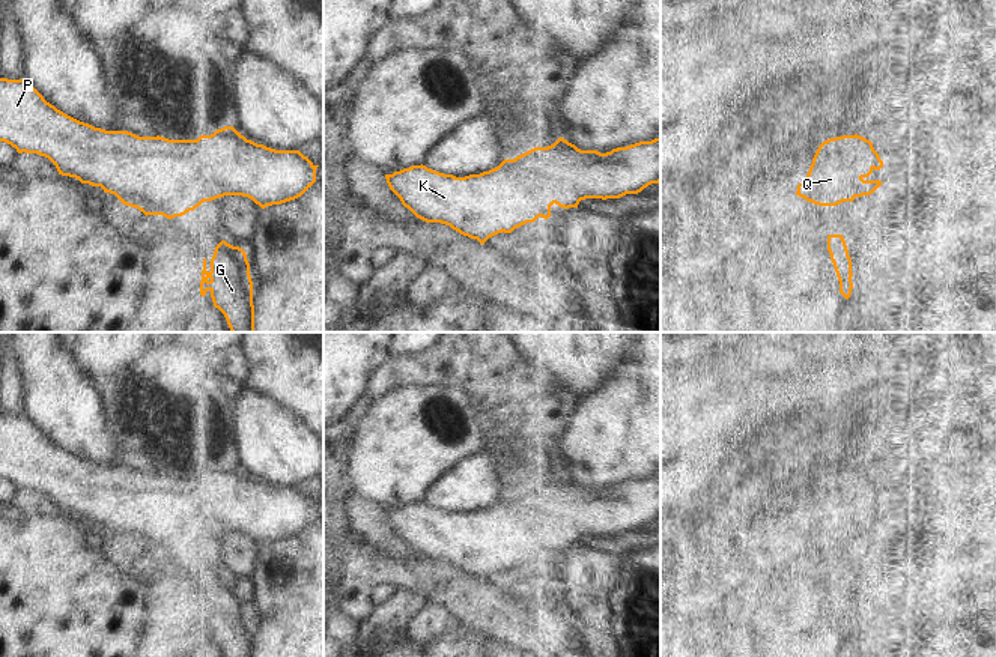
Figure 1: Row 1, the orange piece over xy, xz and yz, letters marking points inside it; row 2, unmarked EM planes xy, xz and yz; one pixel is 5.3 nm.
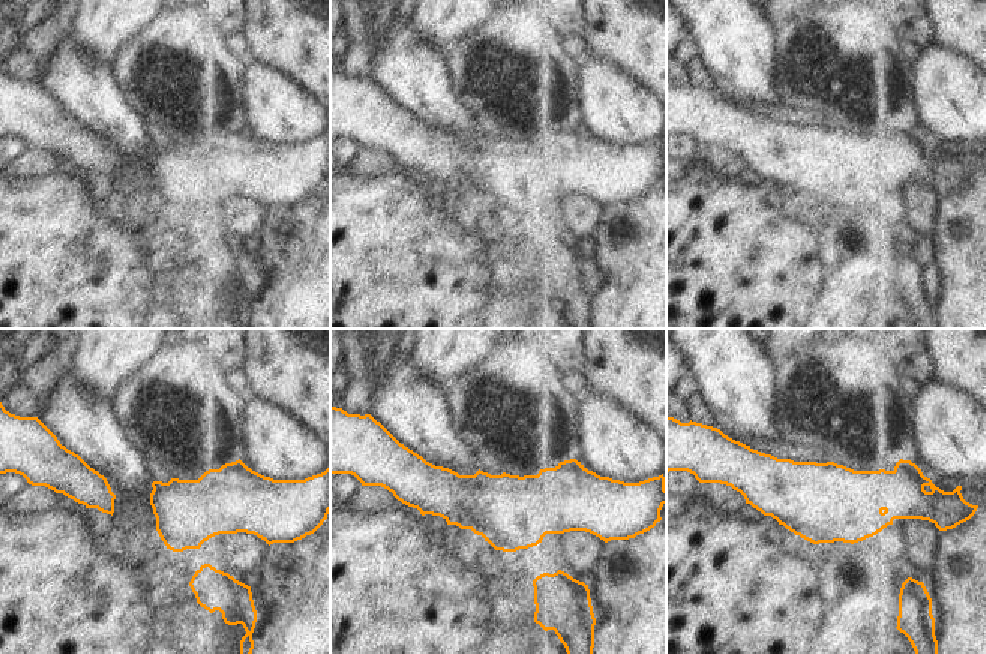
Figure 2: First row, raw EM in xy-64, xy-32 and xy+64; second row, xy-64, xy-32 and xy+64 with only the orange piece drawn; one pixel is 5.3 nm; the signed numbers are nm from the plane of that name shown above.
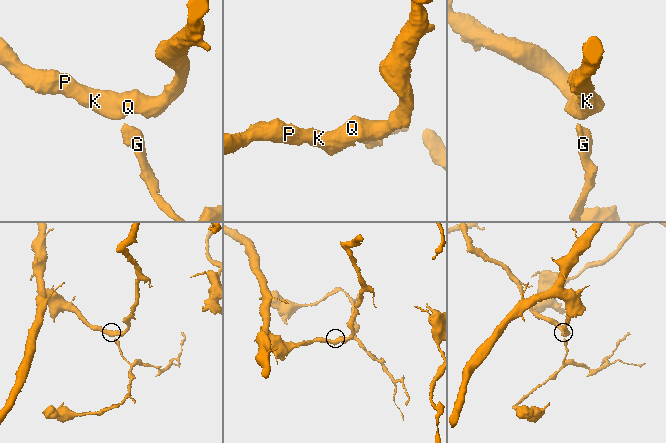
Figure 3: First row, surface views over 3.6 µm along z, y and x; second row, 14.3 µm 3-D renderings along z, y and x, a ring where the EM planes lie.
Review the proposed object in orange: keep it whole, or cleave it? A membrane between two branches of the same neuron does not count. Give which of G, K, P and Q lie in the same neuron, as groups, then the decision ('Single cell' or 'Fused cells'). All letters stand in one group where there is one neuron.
Groups: G K P Q. Single cell

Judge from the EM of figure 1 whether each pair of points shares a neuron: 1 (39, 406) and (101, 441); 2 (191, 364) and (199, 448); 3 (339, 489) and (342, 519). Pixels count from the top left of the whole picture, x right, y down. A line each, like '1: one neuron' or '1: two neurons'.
1: one neuron
2: one neuron
3: one neuron

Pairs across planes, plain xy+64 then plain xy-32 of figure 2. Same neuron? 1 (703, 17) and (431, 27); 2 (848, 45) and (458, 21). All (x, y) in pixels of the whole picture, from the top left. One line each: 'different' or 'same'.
1: different
2: different

